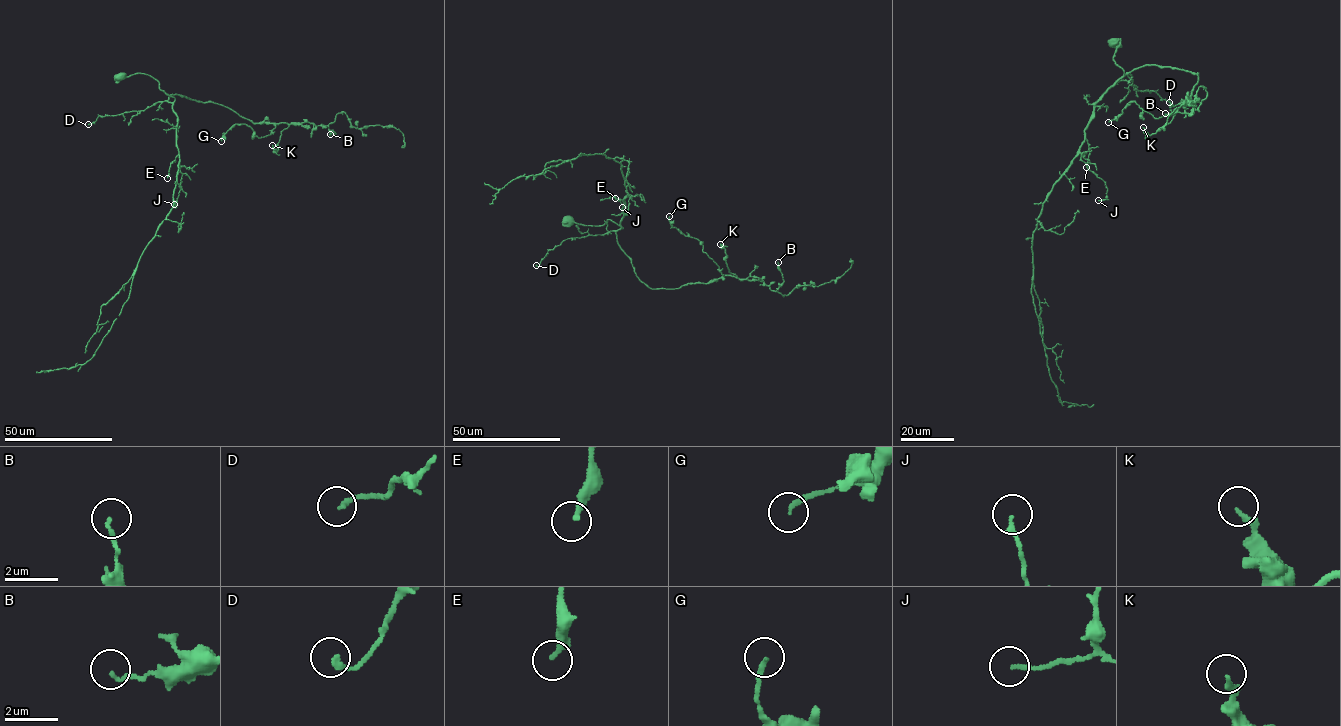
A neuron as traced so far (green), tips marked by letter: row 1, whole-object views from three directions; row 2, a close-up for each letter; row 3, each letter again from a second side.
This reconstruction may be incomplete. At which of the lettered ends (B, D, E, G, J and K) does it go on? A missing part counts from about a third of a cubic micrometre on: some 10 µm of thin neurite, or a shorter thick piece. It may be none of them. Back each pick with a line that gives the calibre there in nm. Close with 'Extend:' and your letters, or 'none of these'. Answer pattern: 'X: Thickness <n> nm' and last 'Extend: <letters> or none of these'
Extend: none of these

